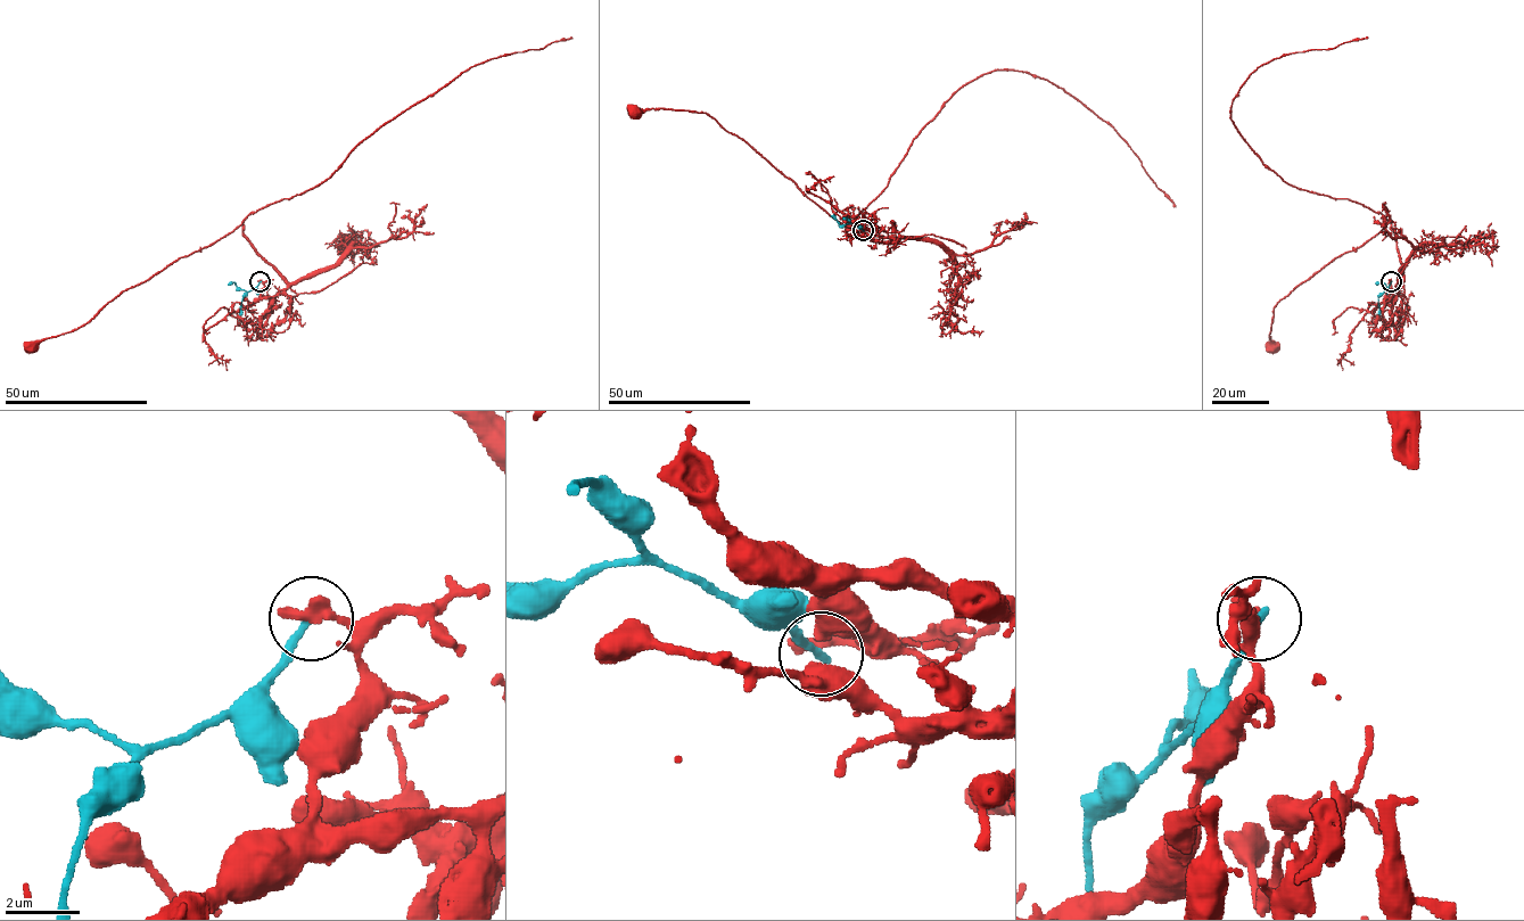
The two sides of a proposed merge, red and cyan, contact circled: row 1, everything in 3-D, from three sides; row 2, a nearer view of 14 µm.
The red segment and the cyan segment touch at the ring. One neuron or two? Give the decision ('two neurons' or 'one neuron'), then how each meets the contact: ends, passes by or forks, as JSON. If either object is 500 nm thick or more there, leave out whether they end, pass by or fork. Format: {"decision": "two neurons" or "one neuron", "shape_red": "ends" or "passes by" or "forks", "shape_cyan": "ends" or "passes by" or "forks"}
{"decision": "two neurons", "shape_red": "ends", "shape_cyan": "ends"}

